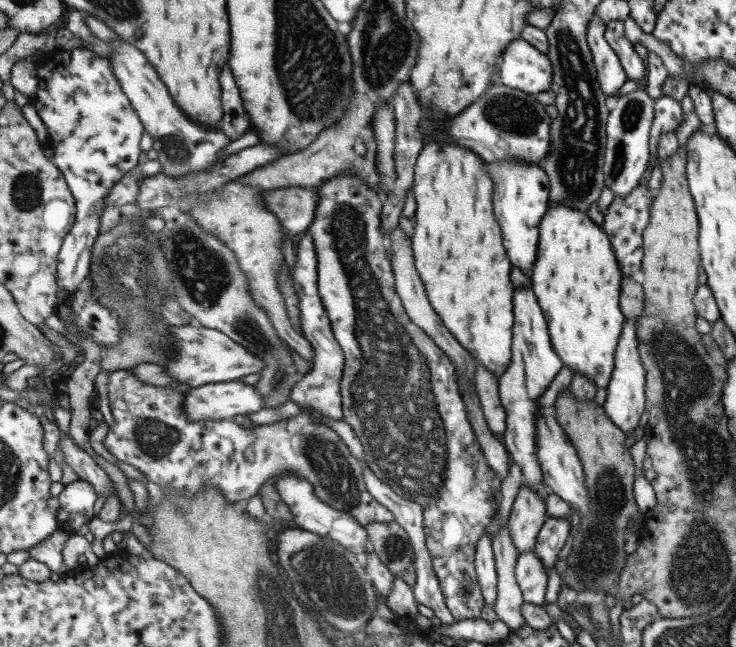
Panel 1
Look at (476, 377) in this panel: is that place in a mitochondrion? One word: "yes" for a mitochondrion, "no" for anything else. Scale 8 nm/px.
no

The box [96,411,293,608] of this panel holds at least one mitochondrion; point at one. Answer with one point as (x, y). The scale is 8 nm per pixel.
(157, 438)

